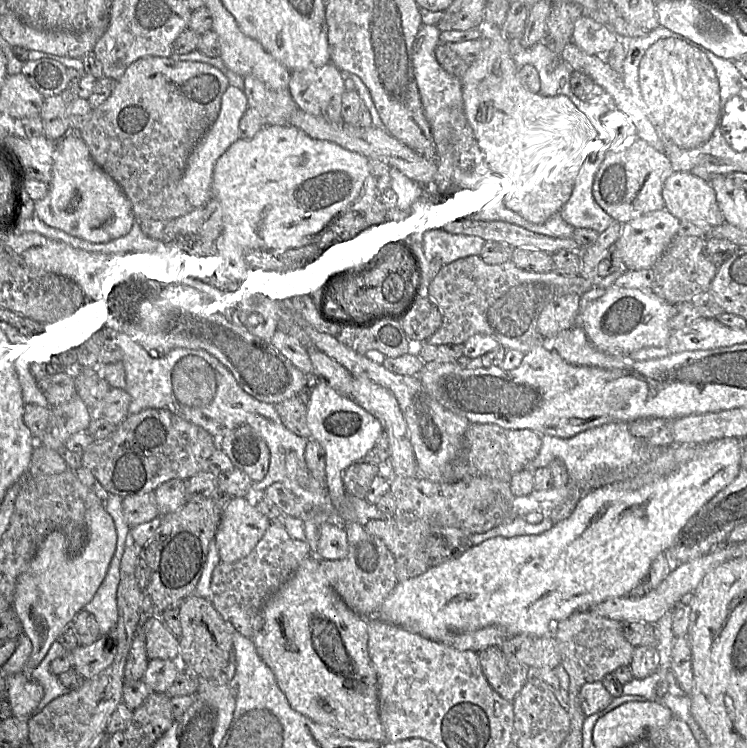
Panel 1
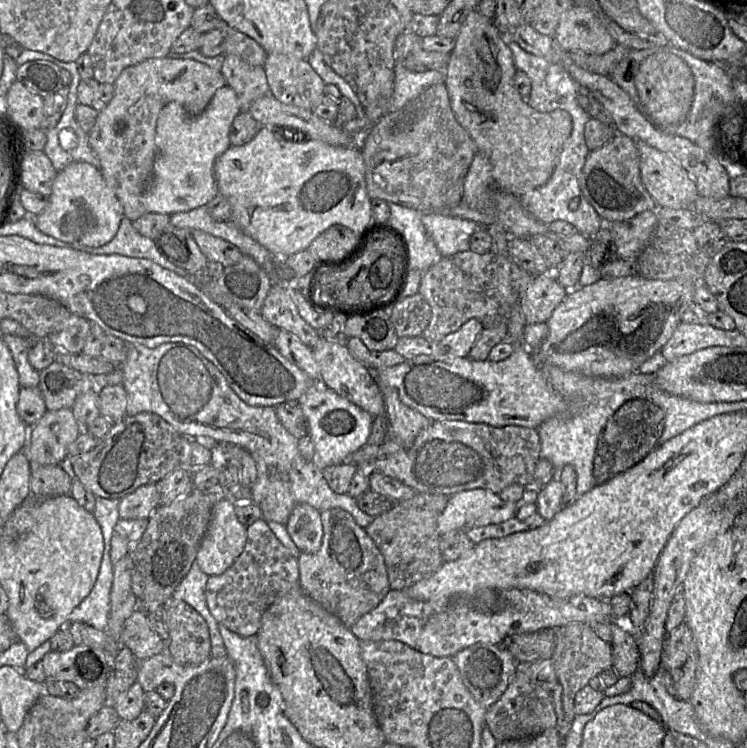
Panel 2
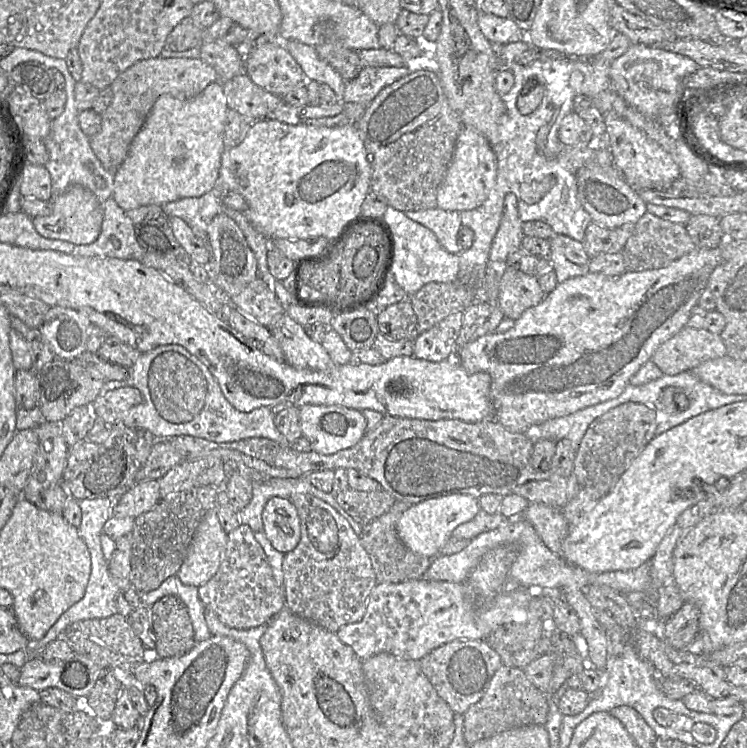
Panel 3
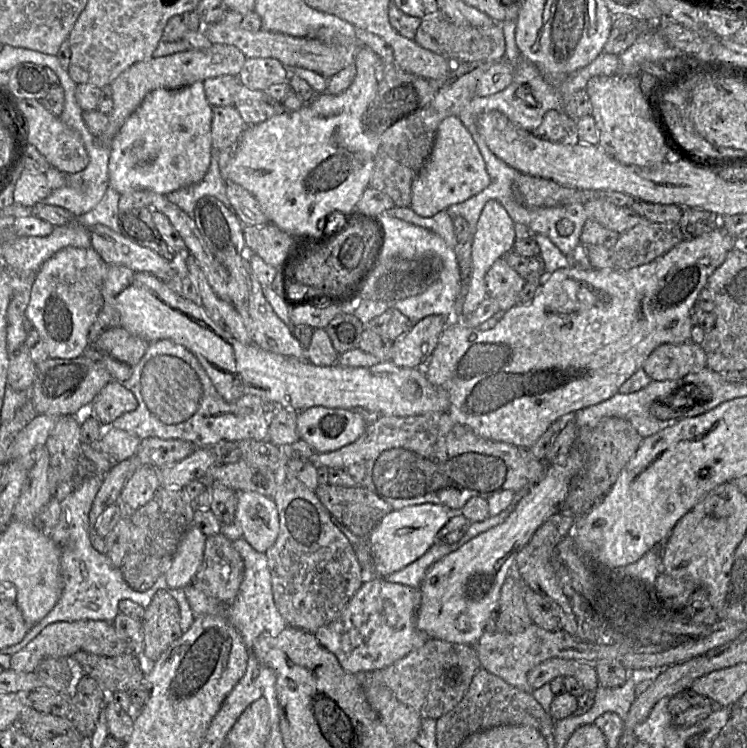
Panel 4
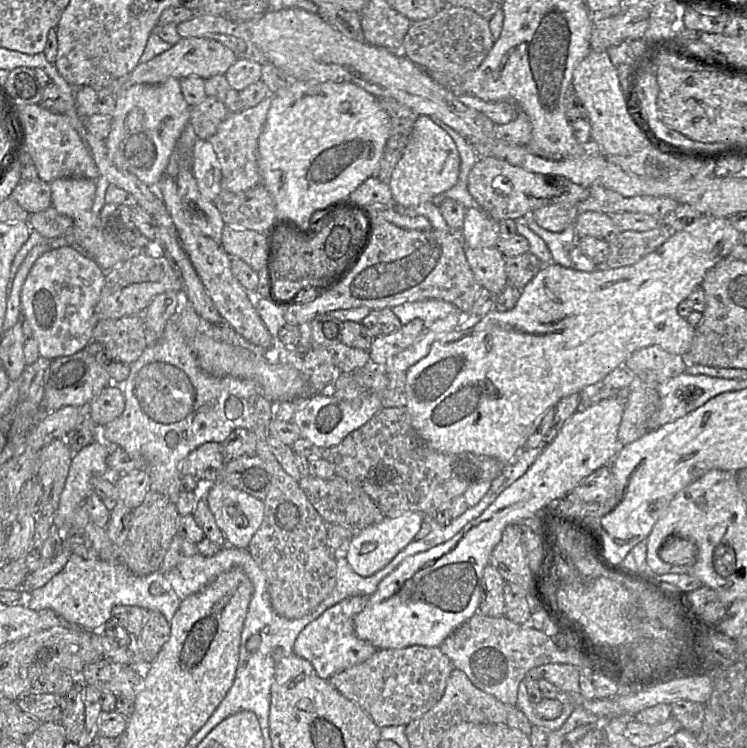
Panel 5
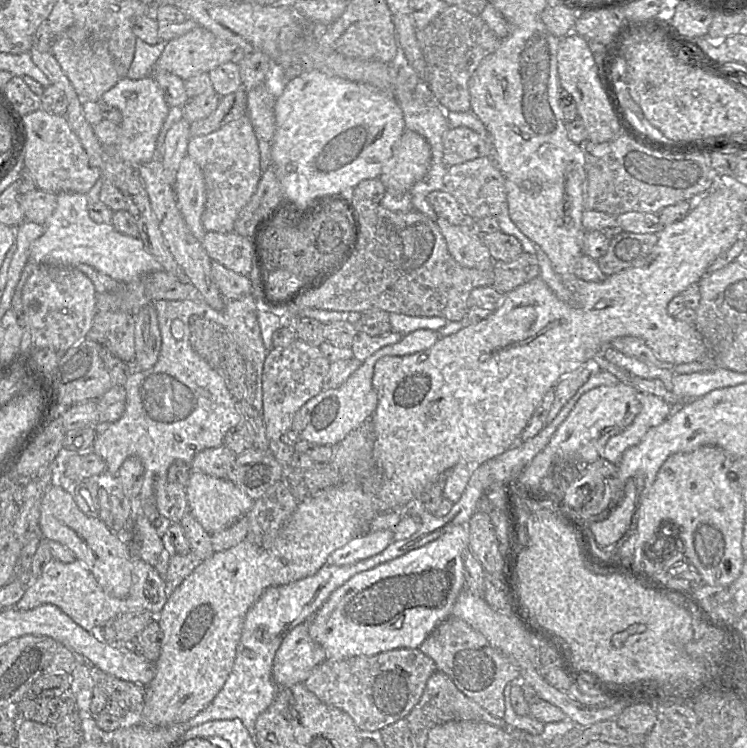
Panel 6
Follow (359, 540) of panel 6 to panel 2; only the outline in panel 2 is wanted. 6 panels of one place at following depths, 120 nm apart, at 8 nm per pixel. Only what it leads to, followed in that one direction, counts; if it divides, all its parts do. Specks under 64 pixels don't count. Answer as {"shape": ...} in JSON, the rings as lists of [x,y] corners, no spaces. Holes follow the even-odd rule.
{"shape":[[[527,487],[522,498],[516,502],[503,501],[498,493],[486,489],[473,489],[458,492],[448,497],[447,505],[437,520],[440,536],[453,530],[467,531],[474,527],[500,523],[516,516],[517,511],[526,504],[534,503],[538,497],[538,489]]]}

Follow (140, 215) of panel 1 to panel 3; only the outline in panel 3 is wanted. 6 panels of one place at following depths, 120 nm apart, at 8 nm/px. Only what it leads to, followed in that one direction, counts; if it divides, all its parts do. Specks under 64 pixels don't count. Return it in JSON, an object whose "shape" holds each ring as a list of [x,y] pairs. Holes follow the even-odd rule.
{"shape":[[[159,56],[136,62],[111,84],[112,101],[102,114],[99,132],[90,137],[90,145],[95,155],[104,168],[114,173],[127,157],[132,141],[143,127],[160,95],[170,94],[180,99],[190,99],[217,81],[218,75],[215,69],[201,58]]]}

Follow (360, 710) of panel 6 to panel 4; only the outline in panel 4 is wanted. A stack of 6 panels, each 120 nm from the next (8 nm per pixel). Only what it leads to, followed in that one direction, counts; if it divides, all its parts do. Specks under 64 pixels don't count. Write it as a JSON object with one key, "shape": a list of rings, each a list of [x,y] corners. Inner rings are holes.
{"shape":[[[429,639],[422,647],[393,664],[358,676],[364,690],[367,686],[387,687],[401,703],[418,712],[423,720],[439,718],[452,710],[464,697],[479,669],[480,664],[472,645]]]}

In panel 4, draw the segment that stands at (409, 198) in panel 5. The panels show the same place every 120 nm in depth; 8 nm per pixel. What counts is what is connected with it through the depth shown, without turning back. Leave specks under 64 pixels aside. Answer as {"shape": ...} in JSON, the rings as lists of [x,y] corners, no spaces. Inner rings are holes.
{"shape":[[[462,115],[444,120],[437,131],[429,158],[411,185],[411,208],[423,217],[431,217],[449,206],[477,195],[491,183],[485,161]]]}

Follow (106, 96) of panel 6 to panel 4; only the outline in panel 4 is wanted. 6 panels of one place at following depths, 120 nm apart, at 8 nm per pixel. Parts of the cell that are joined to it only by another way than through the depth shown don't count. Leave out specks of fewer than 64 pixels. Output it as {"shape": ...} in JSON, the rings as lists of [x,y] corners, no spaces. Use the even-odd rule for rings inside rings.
{"shape":[[[203,82],[148,93],[109,145],[109,184],[120,195],[147,190],[160,195],[203,180],[213,156],[212,109]]]}

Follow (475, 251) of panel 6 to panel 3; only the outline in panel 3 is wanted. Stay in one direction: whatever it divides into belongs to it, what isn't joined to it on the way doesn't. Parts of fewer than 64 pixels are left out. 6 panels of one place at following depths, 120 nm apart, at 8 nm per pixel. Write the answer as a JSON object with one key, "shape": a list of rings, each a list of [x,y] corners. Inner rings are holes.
{"shape":[[[508,265],[500,280],[497,306],[505,317],[516,320],[528,308],[539,304],[545,296],[538,277]]]}

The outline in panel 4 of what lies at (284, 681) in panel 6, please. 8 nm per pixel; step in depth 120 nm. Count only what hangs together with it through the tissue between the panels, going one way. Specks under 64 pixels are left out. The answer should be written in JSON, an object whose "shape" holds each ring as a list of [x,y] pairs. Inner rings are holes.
{"shape":[[[376,576],[363,583],[336,619],[314,634],[346,672],[361,674],[381,669],[422,647],[430,639],[416,627],[419,604],[418,588],[392,583]]]}

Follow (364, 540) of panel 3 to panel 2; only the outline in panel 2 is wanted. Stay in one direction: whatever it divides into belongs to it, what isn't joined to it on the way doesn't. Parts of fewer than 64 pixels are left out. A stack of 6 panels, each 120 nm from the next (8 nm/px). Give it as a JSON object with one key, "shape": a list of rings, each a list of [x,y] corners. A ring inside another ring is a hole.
{"shape":[[[416,494],[408,500],[394,503],[389,511],[364,528],[384,556],[391,589],[403,590],[431,576],[443,564],[437,520],[446,507],[447,499],[444,495]]]}

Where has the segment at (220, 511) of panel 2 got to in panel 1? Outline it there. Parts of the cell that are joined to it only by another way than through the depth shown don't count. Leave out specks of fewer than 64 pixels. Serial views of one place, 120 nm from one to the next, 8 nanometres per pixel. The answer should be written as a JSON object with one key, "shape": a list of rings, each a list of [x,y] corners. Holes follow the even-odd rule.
{"shape":[[[233,497],[222,509],[214,542],[221,562],[234,563],[256,547],[271,524],[250,497]]]}

